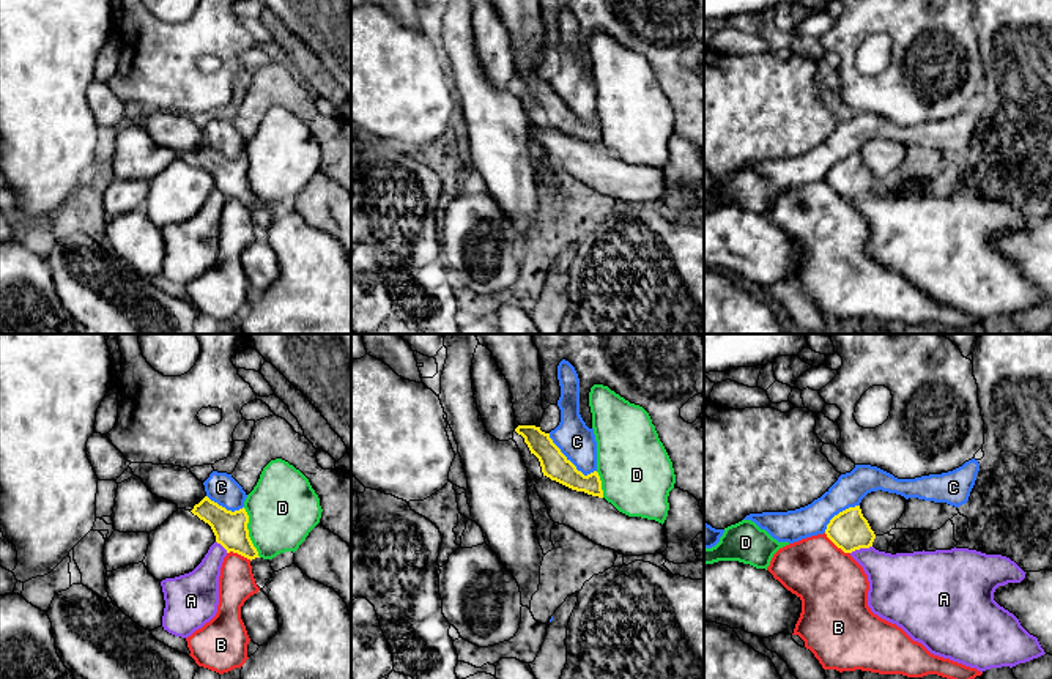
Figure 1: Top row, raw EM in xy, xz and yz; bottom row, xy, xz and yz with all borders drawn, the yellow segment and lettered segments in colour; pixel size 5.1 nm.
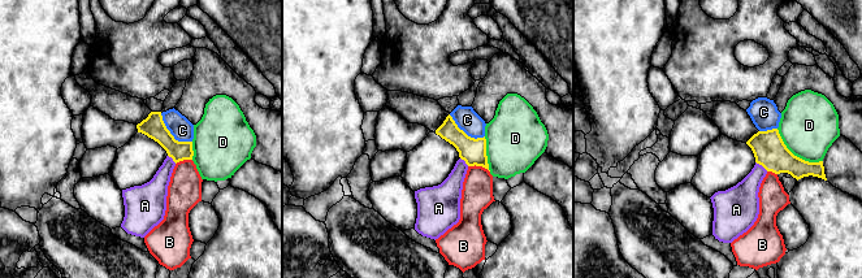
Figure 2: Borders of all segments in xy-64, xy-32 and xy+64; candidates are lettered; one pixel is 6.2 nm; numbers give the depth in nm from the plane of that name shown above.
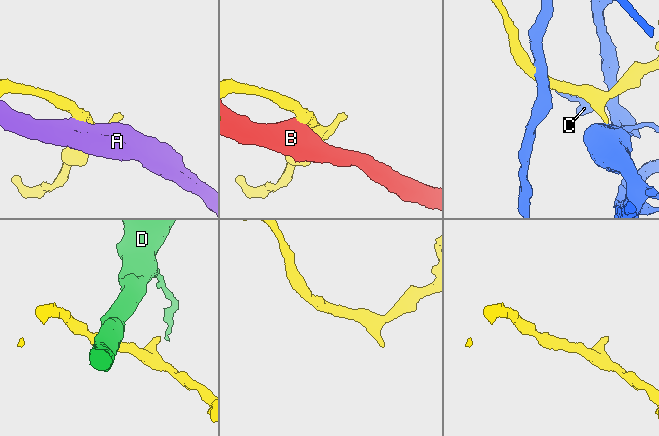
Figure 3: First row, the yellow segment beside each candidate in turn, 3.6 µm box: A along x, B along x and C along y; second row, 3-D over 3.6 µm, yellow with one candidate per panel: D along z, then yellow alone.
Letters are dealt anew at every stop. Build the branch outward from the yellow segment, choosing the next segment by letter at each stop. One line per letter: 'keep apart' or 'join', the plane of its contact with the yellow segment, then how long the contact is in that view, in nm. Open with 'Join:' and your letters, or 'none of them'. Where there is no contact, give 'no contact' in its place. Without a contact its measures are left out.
Join: none of them
A: keep apart | yz | 120 nm
B: keep apart | yz | 170 nm
C: keep apart | xz | 320 nm
D: keep apart | xy | 280 nm

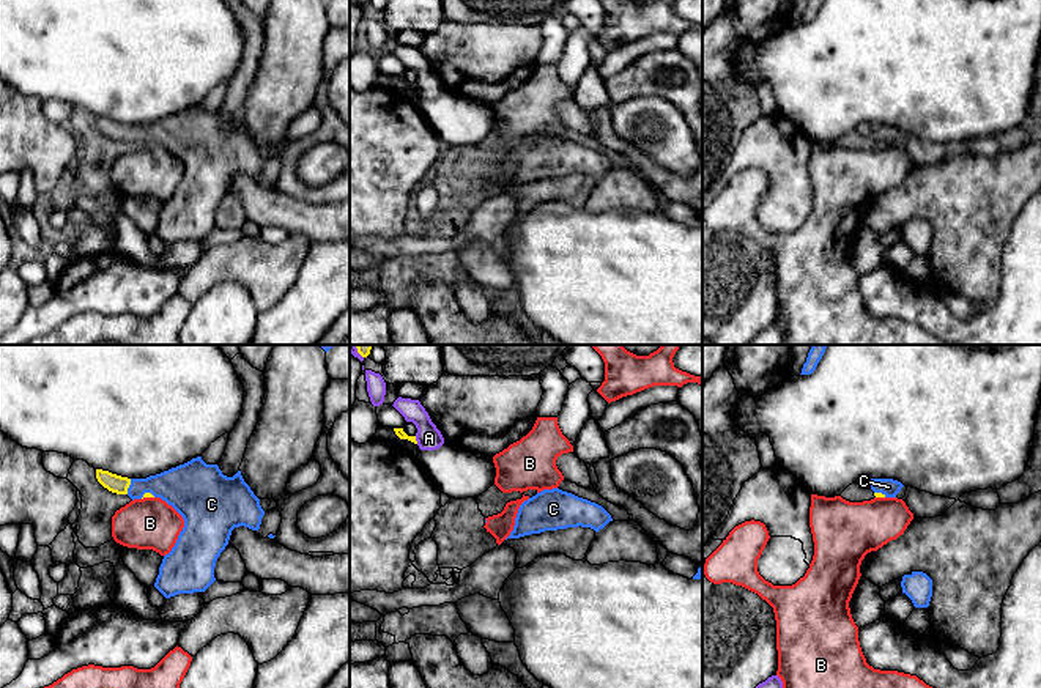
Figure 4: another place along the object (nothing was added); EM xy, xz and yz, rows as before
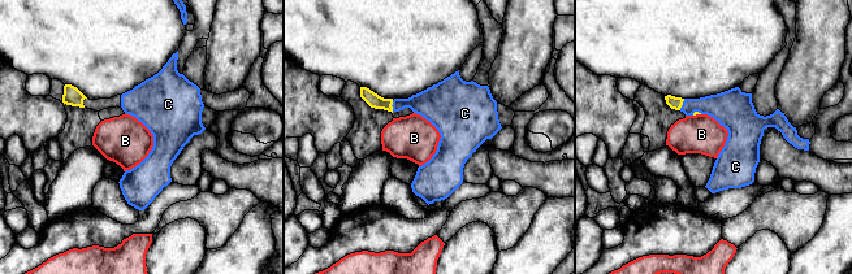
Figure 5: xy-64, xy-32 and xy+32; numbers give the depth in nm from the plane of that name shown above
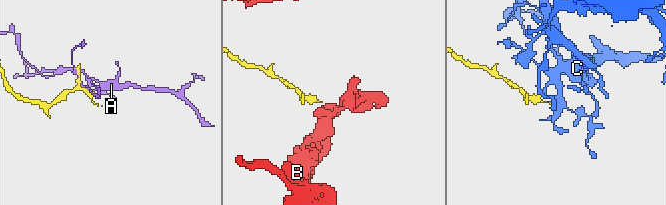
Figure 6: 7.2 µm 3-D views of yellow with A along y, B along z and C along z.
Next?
Join: C
A: keep apart | xz | 40 nm
B: keep apart | xy | 70 nm
C: join | xy | 80 nm

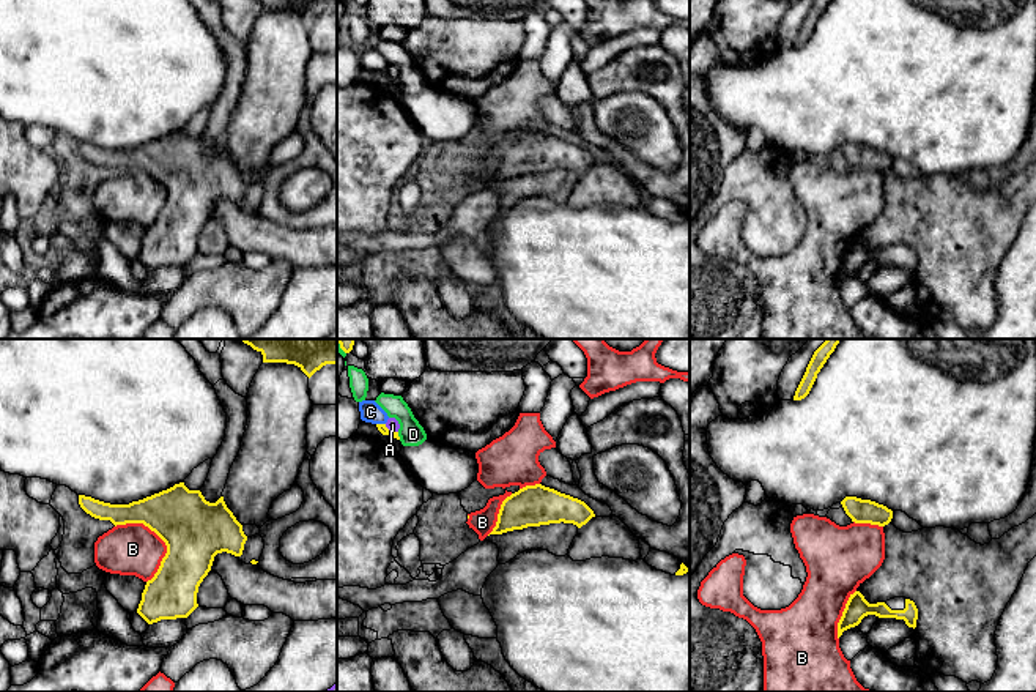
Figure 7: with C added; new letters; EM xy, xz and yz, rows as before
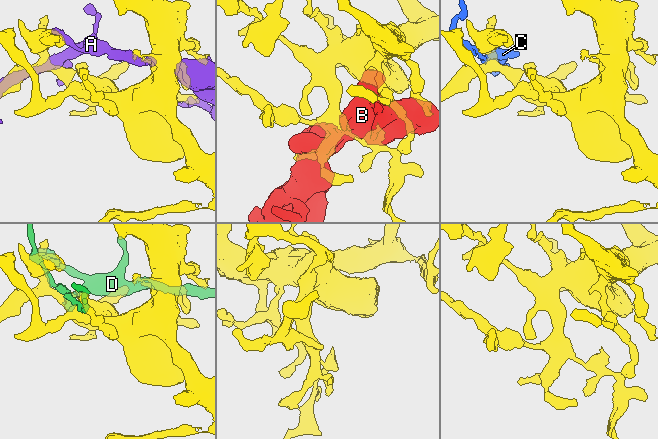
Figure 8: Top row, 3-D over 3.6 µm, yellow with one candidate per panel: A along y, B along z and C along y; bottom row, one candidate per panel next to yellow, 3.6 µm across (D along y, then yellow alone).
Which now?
Join: none of them
A: keep apart | xz | 80 nm
B: keep apart | xy | 340 nm
C: keep apart | xz | 50 nm
D: keep apart | xz | 40 nm

